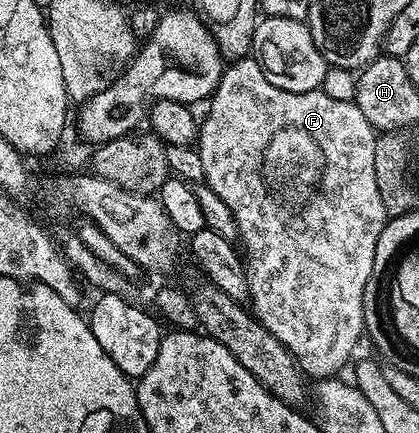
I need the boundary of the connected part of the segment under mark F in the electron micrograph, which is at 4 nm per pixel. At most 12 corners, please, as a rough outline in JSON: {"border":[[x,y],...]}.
{"border":[[228,63],[197,149],[255,319],[308,378],[364,339],[388,222],[353,102]]}

